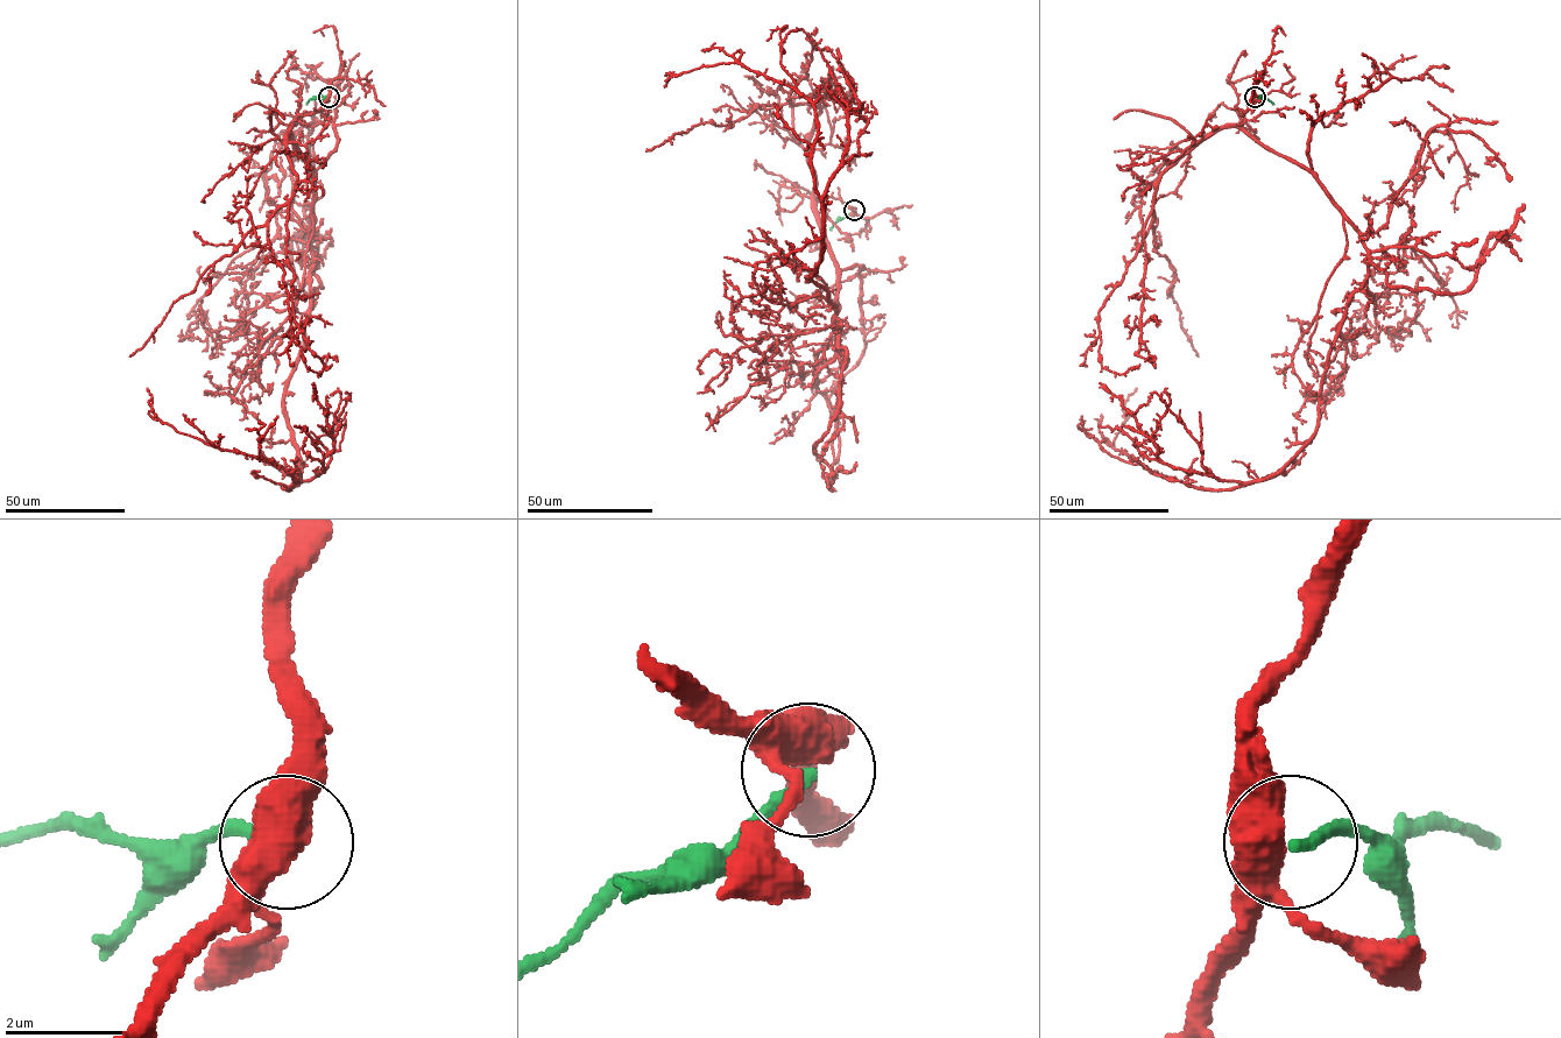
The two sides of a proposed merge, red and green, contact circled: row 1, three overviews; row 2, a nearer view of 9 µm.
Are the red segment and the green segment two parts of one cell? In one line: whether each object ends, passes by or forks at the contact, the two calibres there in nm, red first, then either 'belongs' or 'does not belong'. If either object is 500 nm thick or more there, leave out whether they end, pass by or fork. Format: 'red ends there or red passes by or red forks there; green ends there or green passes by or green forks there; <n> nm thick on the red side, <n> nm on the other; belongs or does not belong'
550 nm thick on the red side, 200 nm on the other; does not belong

